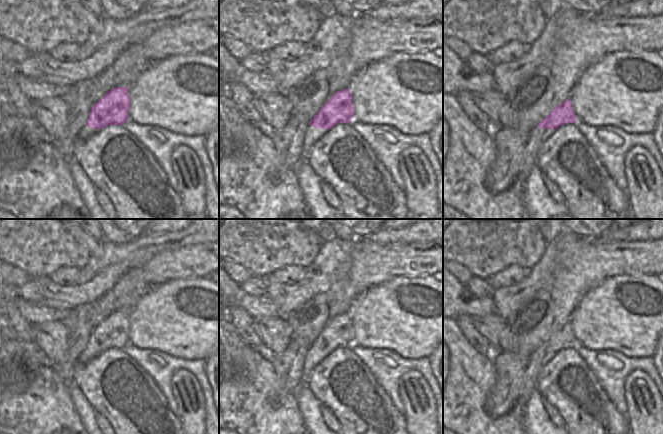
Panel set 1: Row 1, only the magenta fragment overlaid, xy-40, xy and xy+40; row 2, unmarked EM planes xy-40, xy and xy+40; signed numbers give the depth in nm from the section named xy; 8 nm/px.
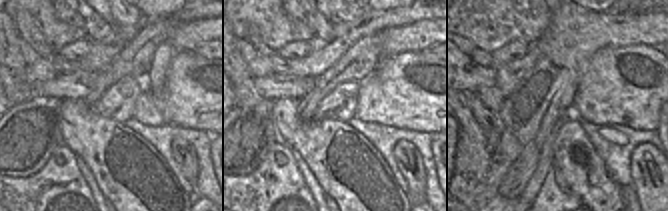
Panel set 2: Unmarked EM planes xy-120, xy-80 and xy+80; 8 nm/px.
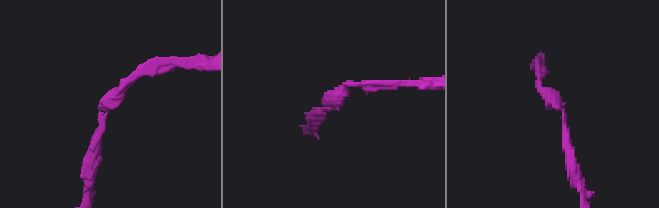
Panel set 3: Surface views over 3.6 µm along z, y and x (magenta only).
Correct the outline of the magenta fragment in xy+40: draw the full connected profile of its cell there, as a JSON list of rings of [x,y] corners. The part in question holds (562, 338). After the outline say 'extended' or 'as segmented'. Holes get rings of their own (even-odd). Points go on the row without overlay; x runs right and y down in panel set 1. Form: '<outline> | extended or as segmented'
[[[568,322],[566,325],[555,331],[547,341],[542,343],[537,351],[556,354],[561,349],[574,347],[575,344],[576,340],[572,332],[572,326],[570,322]]] | as segmented

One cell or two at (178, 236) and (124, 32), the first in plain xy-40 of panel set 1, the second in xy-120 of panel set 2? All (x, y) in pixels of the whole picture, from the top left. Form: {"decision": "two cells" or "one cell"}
{"decision": "one cell"}

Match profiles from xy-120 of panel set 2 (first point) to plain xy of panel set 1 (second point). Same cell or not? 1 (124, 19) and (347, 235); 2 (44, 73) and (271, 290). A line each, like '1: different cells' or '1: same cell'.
1: same cell
2: different cells

